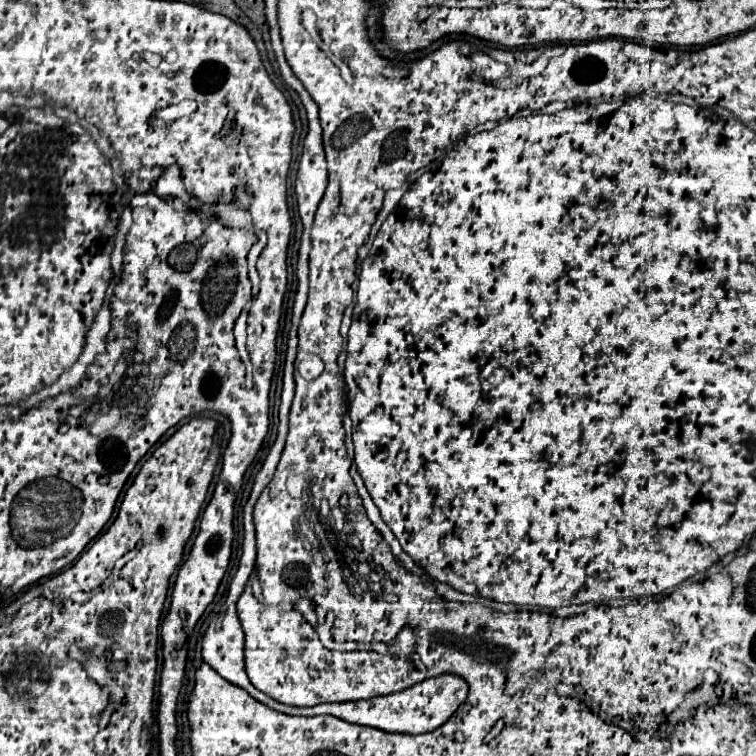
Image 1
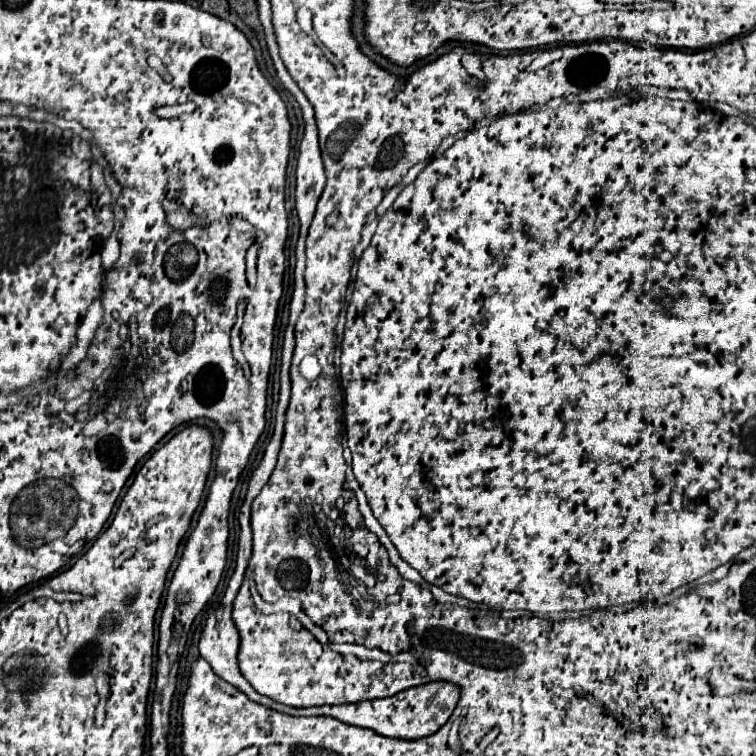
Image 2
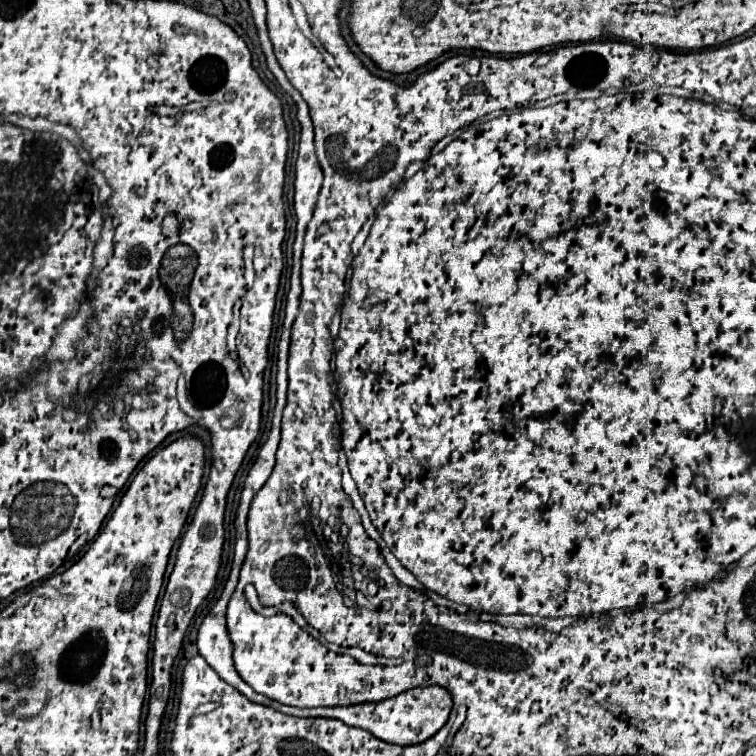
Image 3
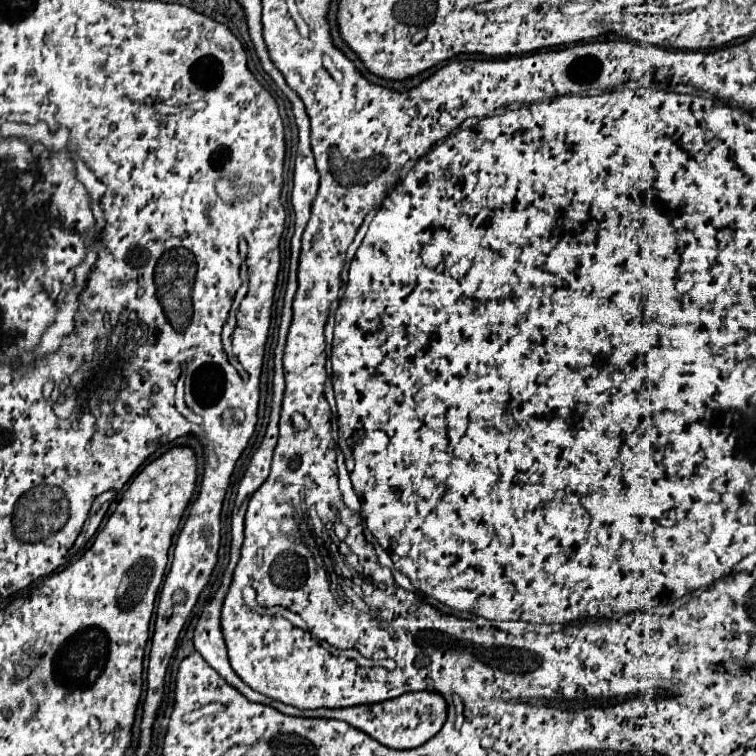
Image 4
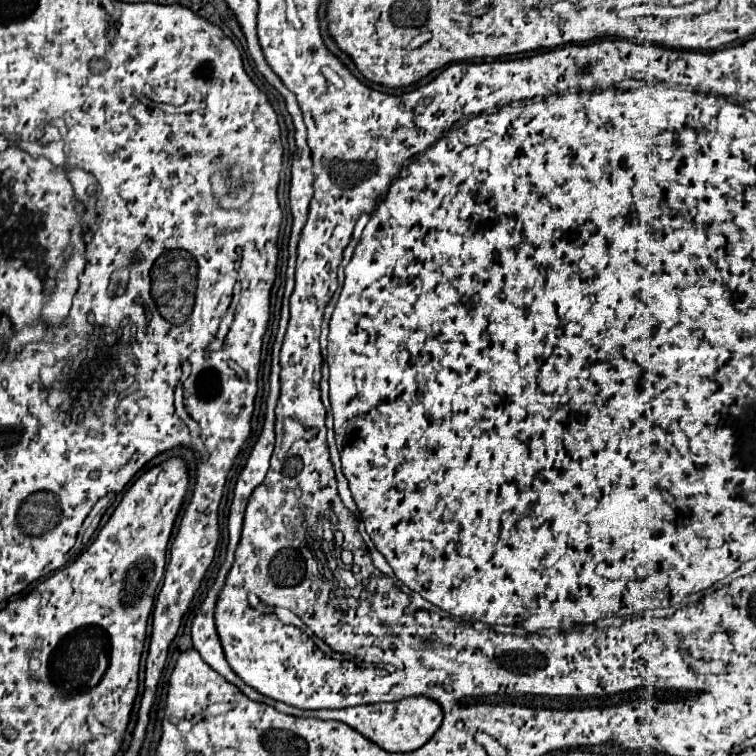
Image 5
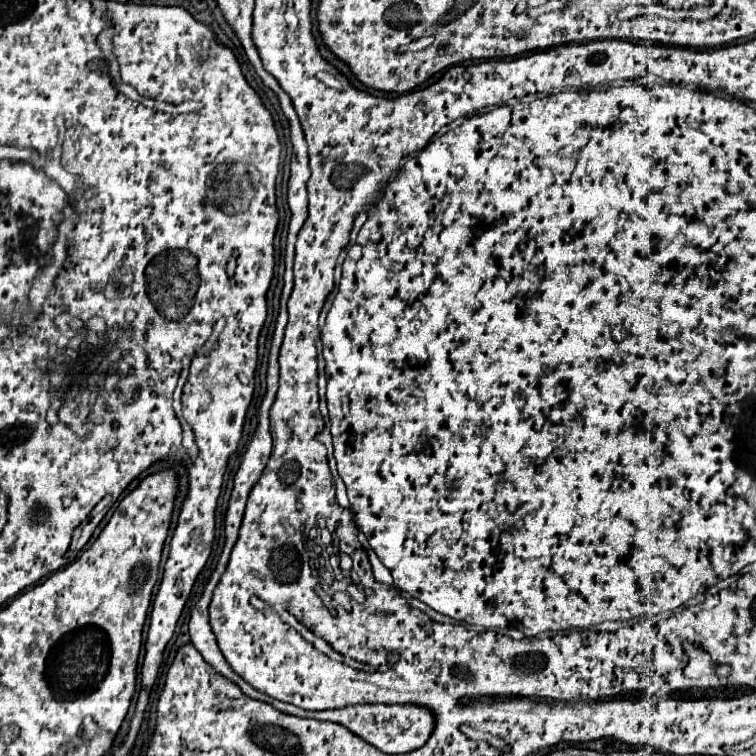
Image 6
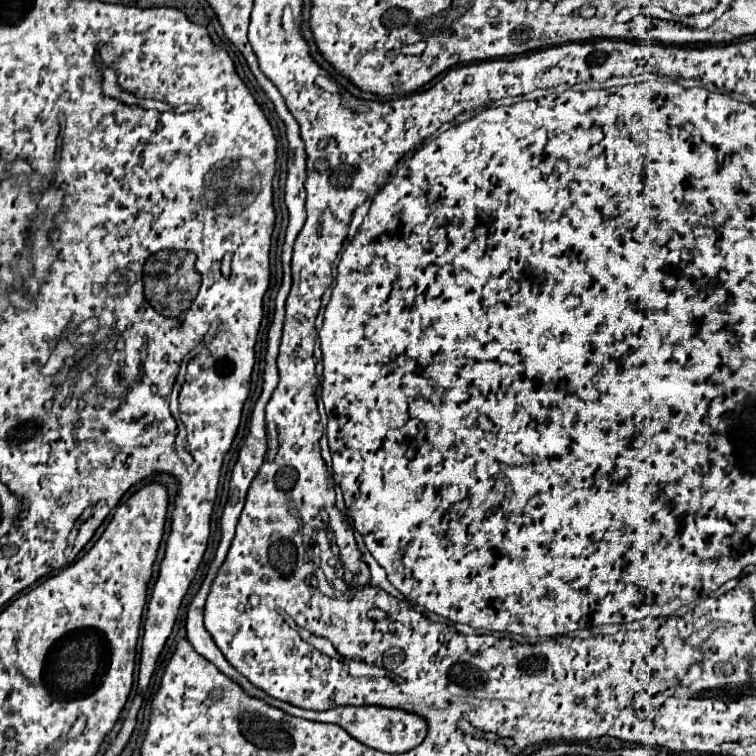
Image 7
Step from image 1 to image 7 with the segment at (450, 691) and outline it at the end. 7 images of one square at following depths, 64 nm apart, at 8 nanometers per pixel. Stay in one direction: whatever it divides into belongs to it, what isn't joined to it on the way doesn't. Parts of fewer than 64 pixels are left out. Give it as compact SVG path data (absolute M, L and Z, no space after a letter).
M284 702L284 712L290 716L298 716L298 718L308 718L308 720L316 720L316 722L332 722L342 726L348 734L352 734L356 740L360 740L362 744L376 748L380 752L386 754L400 754L400 752L408 752L412 748L416 748L418 744L424 742L426 734L428 734L428 722L418 716L416 712L408 712L402 708L384 708L384 706L336 706L324 712L314 712L314 710L304 710L298 706L292 706L288 702Z

